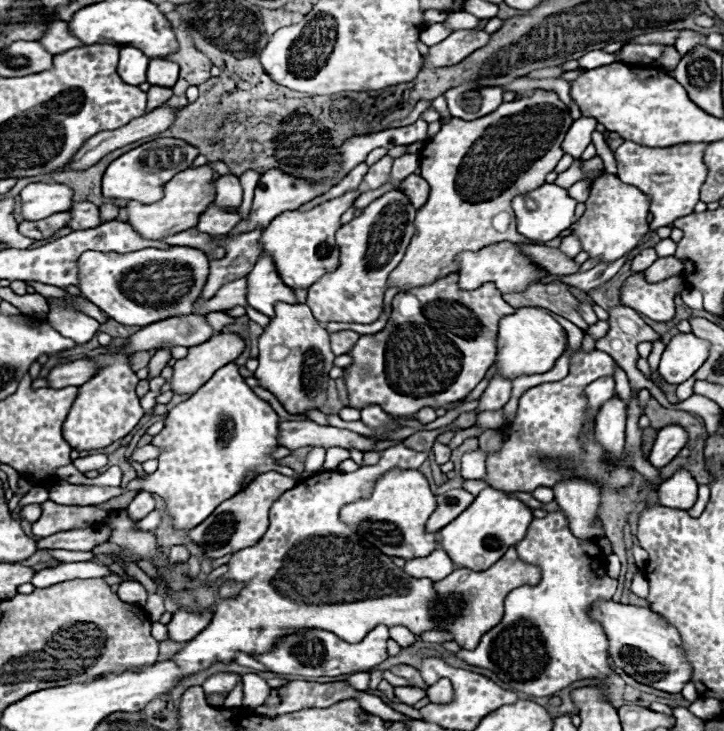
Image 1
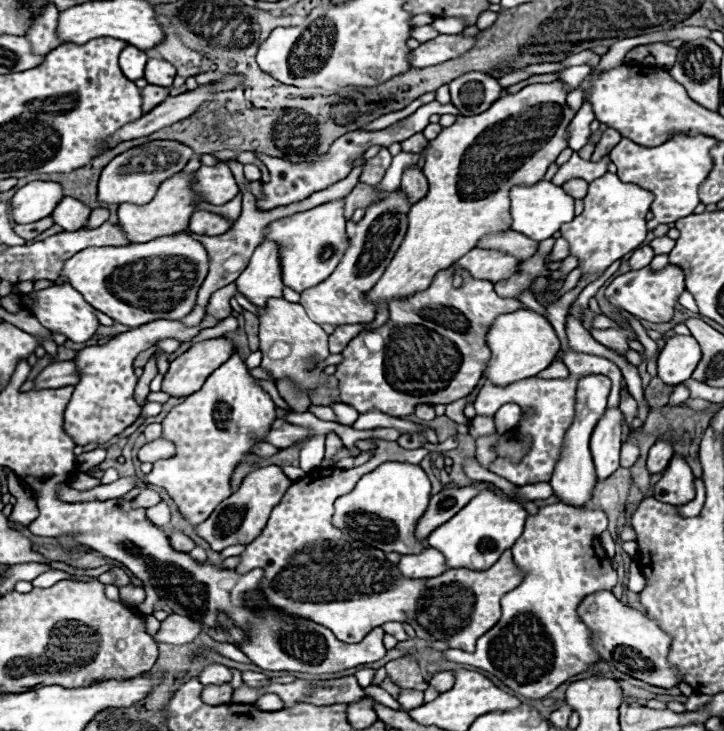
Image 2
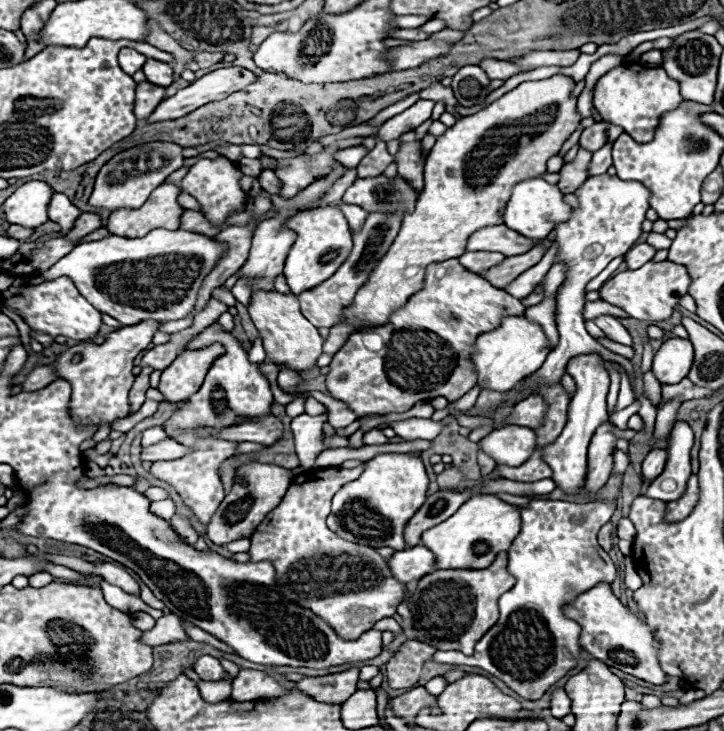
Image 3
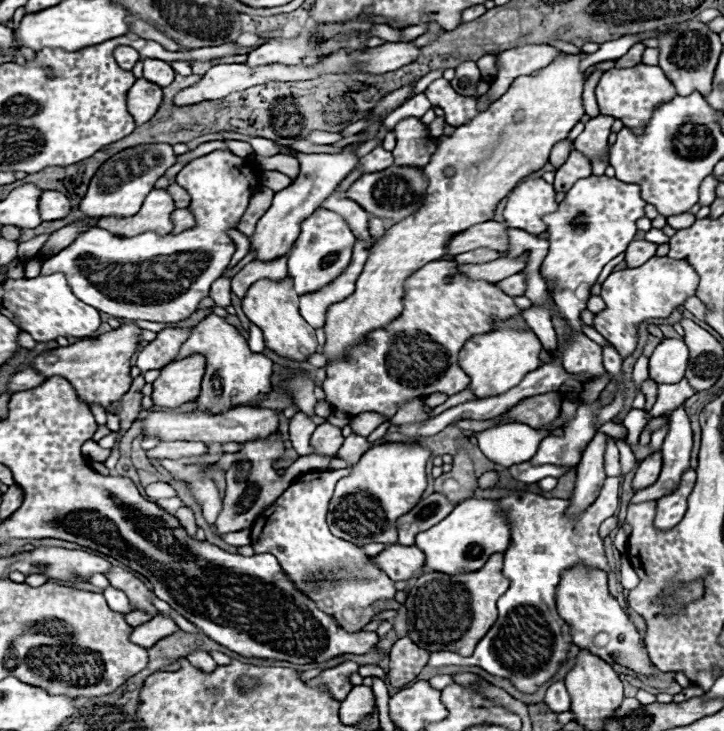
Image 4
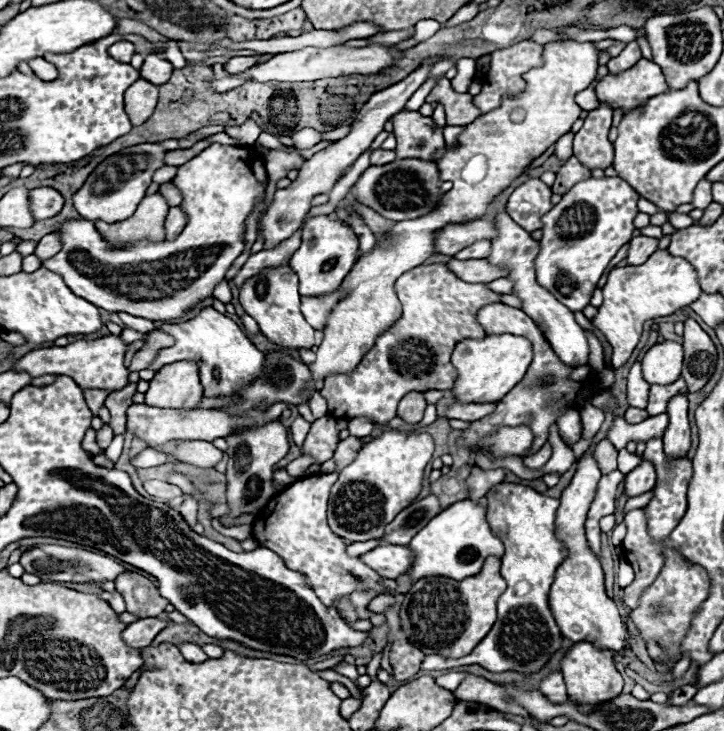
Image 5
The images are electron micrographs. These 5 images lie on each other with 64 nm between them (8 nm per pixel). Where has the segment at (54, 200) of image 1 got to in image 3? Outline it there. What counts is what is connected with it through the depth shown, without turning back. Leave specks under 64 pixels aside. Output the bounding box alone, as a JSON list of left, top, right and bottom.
[2,180,52,228]

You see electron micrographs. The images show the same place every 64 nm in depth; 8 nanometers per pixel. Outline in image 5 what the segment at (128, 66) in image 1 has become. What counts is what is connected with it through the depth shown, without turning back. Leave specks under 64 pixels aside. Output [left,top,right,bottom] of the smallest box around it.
[108,42,134,64]

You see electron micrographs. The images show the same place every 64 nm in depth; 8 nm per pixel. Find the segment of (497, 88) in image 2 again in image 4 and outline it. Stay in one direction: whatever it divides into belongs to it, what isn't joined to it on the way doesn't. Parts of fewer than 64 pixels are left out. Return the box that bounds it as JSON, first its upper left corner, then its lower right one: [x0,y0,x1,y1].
[450,62,482,96]

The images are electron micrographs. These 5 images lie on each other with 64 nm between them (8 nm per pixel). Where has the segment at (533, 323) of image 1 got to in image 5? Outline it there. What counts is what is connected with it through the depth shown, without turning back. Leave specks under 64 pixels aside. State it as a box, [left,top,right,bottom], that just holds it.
[452,334,532,402]

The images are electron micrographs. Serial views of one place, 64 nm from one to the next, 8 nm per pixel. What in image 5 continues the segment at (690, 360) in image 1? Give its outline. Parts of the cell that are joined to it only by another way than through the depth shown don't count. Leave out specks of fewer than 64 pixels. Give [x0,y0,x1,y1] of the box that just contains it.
[642,340,684,384]

